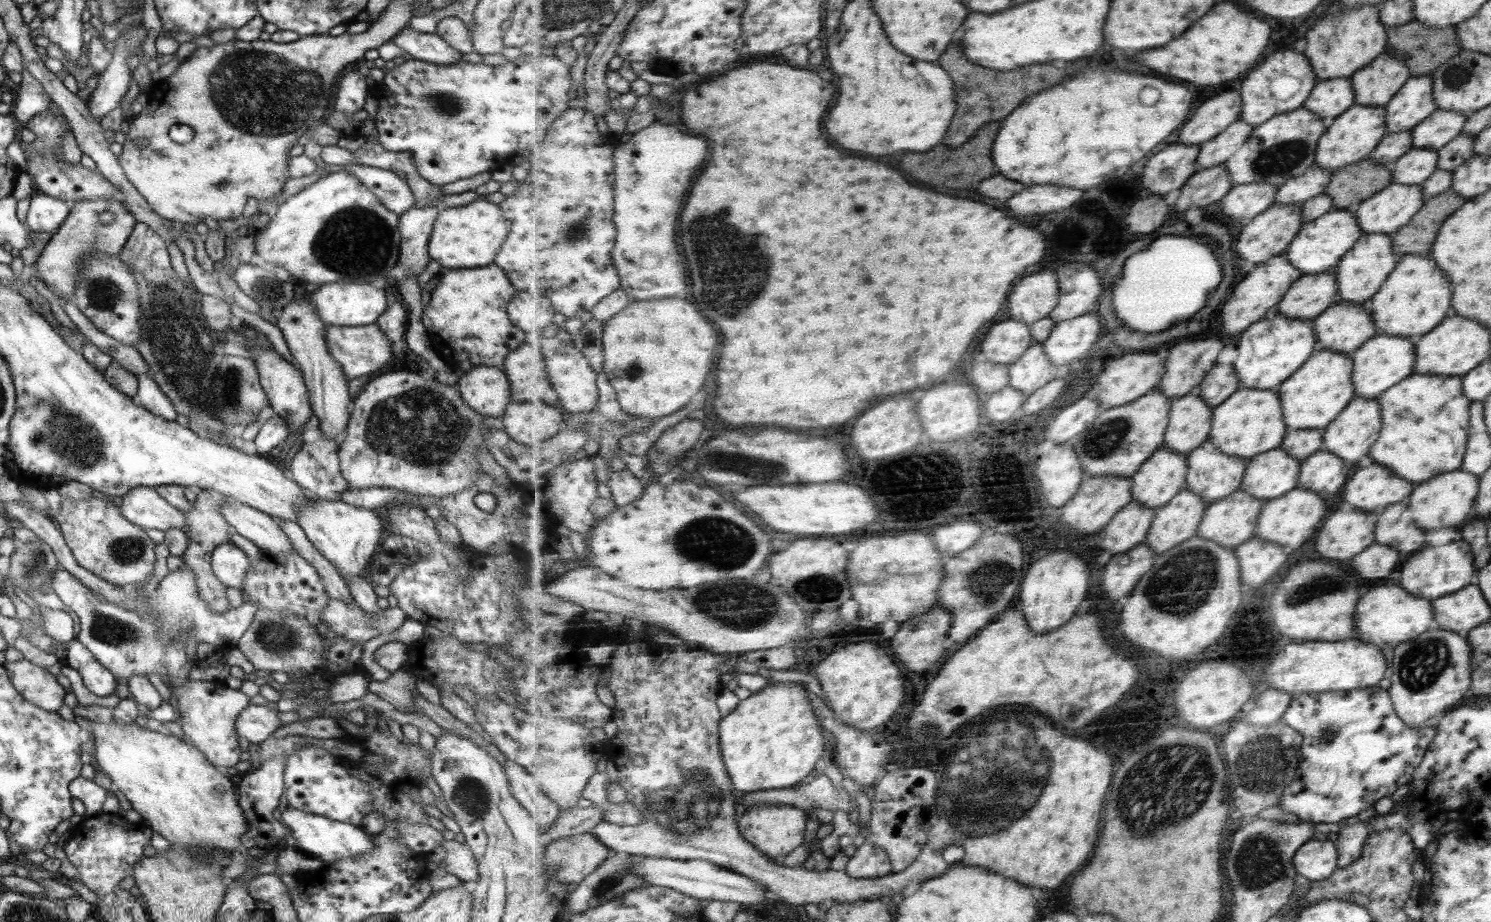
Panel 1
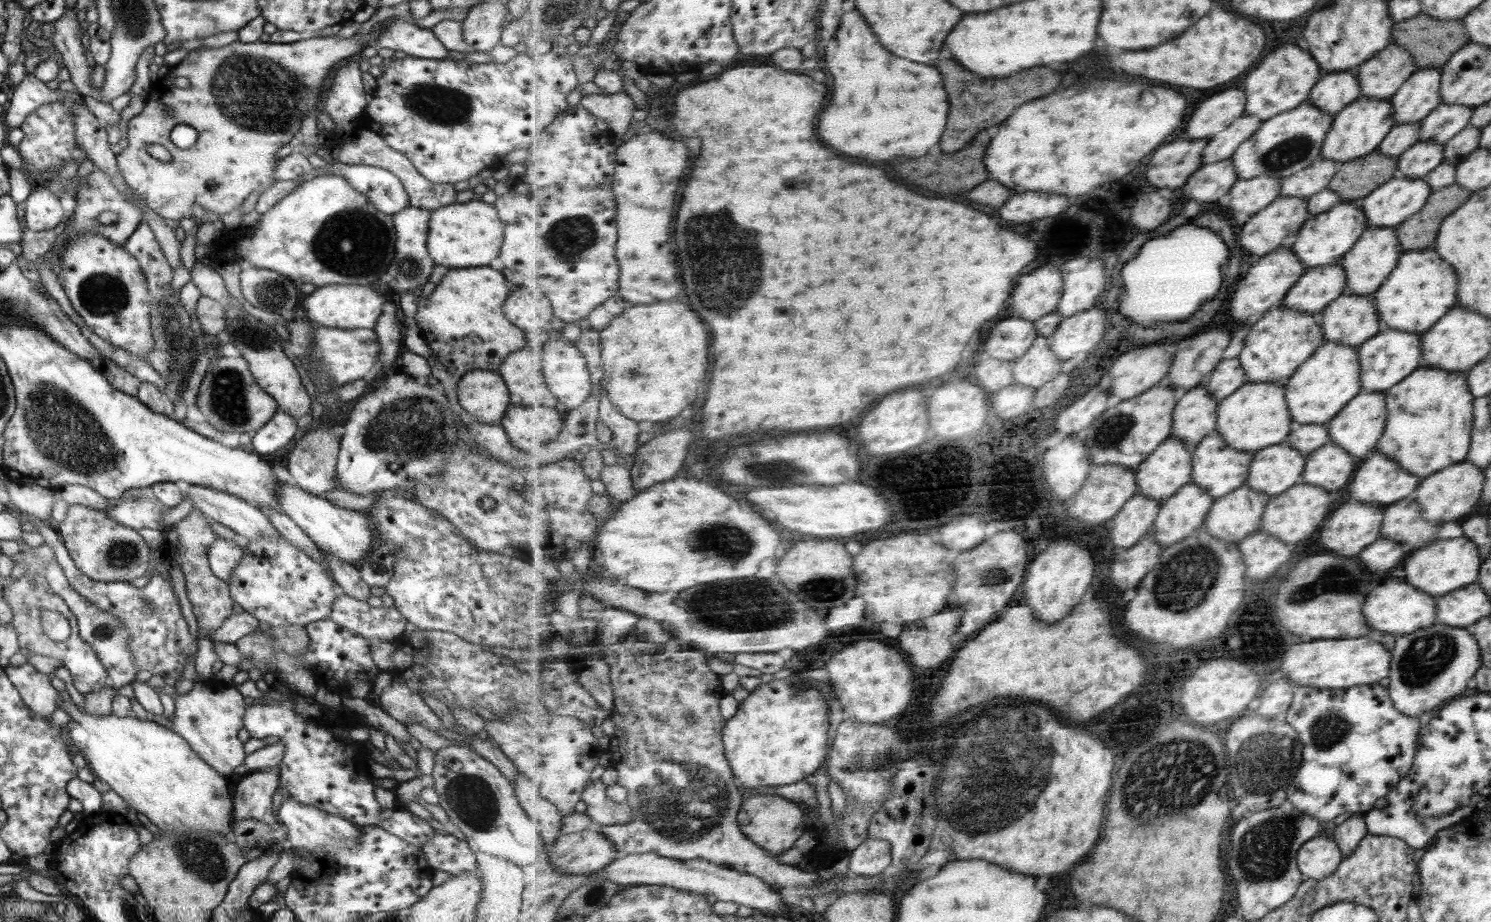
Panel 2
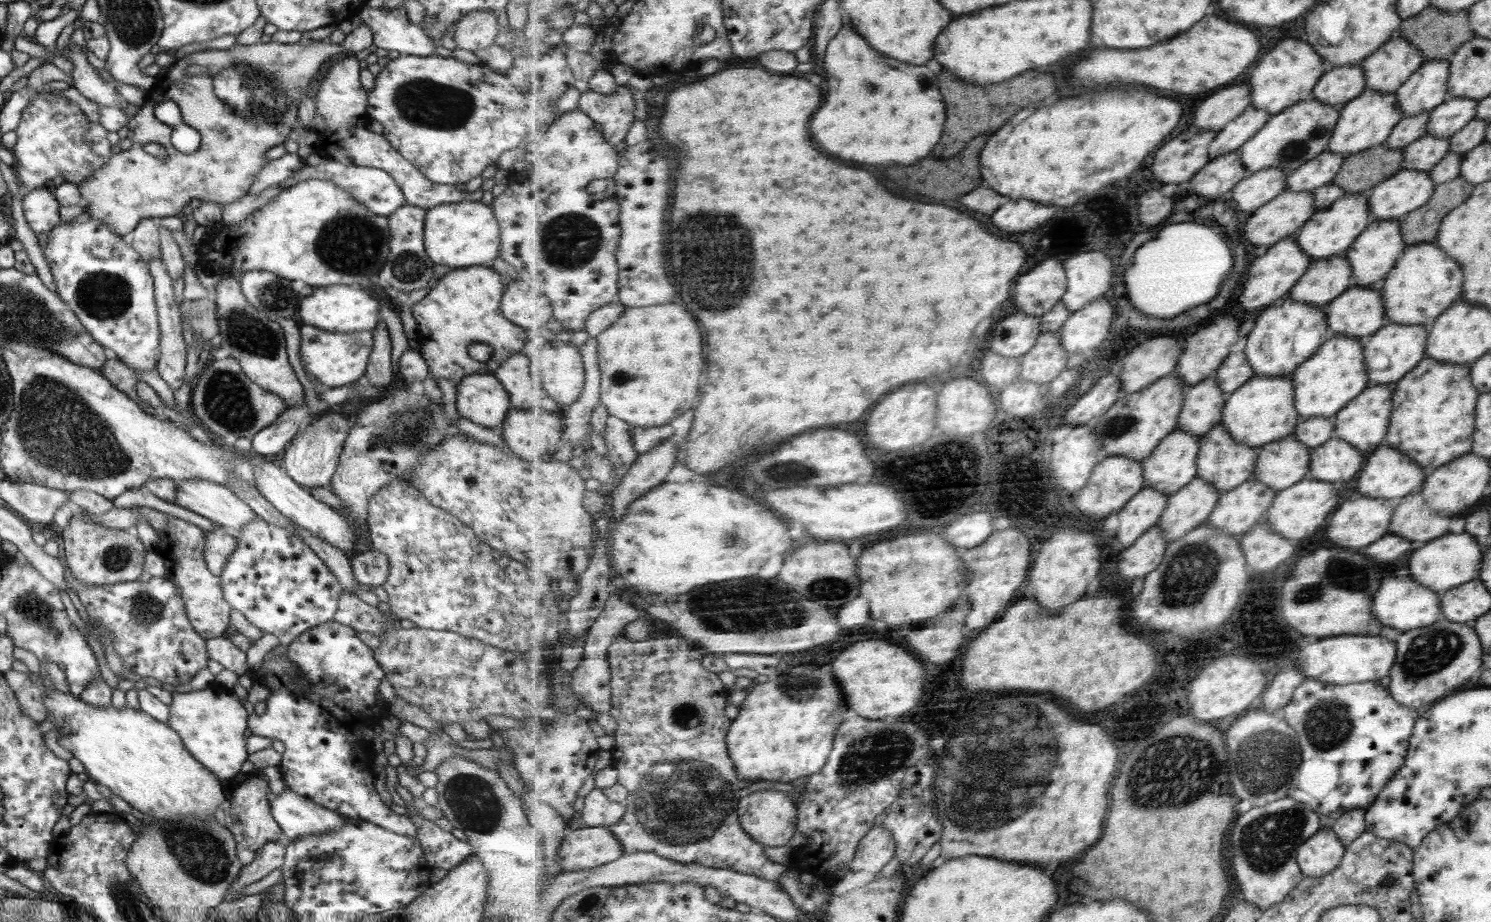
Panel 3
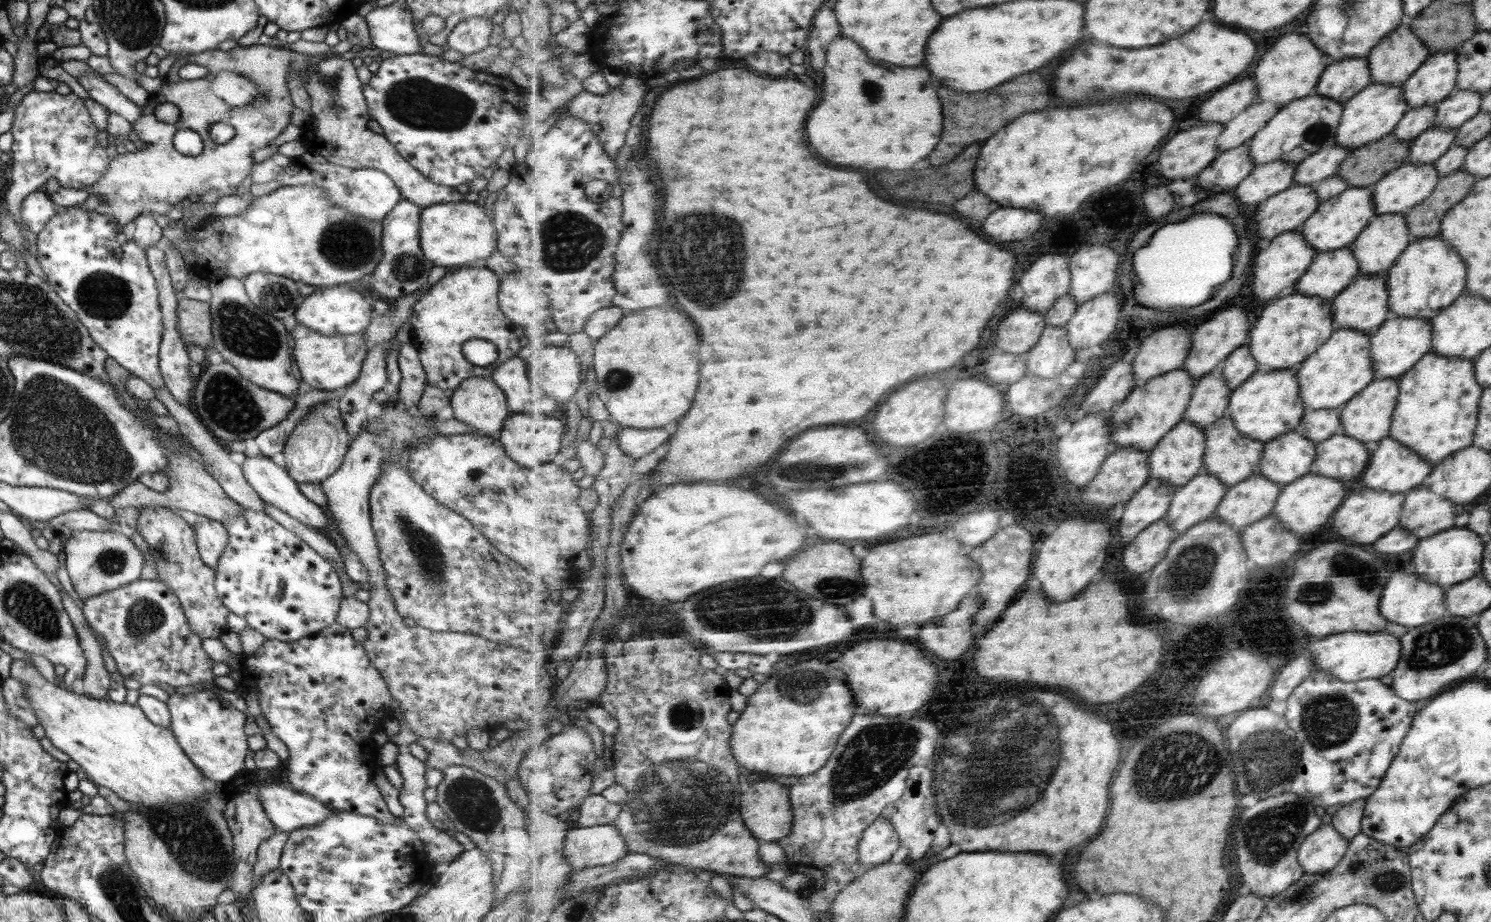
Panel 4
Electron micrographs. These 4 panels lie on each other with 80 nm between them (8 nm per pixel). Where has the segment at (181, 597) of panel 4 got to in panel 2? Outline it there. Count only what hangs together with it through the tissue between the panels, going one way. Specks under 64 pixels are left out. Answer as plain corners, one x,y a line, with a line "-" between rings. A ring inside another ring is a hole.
192,508
189,515
177,521
175,532
178,535
178,550
174,556
186,581
186,591
194,616
198,621
198,638
207,638
213,634
213,630
218,630
226,619
232,617
233,601
230,597
230,588
227,582
217,578
210,569
208,552
212,543
216,542
216,537
210,528
211,520
203,512

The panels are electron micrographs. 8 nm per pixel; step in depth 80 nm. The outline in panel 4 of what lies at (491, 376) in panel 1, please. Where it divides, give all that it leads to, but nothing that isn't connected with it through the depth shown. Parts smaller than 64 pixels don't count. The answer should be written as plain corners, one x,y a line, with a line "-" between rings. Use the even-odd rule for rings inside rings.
472,376
449,397
448,415
487,437
497,438
510,415
505,394
492,378

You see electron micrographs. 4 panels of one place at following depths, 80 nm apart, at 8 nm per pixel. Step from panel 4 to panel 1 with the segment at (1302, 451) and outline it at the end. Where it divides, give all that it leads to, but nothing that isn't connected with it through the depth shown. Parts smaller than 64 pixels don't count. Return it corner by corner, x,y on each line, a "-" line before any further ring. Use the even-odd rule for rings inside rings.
1284,448
1250,458
1241,490
1264,502
1284,497
1301,486
1302,463

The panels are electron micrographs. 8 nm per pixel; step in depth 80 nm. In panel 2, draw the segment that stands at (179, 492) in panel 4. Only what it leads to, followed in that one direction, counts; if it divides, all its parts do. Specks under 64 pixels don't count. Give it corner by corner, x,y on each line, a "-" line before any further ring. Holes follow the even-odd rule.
190,485
186,492
192,500
192,508
203,512
211,520
220,522
222,526
229,528
234,534
244,536
250,543
253,543
254,539
262,538
262,536
272,539
281,537
271,525
268,517
252,502
245,501
243,498
214,487

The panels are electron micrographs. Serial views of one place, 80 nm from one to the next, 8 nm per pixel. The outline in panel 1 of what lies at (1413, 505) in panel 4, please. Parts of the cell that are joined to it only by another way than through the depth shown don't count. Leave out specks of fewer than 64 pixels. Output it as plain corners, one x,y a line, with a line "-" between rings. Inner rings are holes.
1406,502
1388,505
1379,512
1378,524
1375,526
1374,543
1388,546
1398,554
1408,554
1420,550
1426,542
1427,530
1419,527
1411,517

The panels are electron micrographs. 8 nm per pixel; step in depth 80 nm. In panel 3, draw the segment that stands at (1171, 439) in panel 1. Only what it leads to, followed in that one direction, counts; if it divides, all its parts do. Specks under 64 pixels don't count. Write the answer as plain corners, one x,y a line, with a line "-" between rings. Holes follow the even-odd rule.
1216,377
1188,387
1180,429
1202,438
1223,422
1227,399

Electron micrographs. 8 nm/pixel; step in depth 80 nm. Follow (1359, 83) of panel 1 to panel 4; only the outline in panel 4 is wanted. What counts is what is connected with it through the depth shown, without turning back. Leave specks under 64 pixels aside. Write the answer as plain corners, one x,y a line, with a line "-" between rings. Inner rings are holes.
1405,19
1373,46
1366,62
1374,84
1402,87
1430,55
1429,48
1413,33

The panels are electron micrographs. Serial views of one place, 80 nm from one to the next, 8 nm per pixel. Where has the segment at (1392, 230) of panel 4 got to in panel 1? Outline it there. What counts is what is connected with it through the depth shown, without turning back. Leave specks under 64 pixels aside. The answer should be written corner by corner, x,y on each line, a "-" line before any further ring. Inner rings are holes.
1365,232
1357,244
1349,249
1349,252
1341,258
1337,265
1337,283
1340,287
1340,301
1346,301
1353,305
1368,305
1368,301
1385,284
1388,275
1394,270
1398,257
1392,250
1389,234

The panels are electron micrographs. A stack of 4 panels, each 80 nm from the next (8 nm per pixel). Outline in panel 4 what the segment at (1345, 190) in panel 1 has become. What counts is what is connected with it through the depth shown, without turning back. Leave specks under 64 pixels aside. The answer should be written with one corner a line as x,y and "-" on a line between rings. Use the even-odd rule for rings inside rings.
1393,133
1386,134
1386,137
1382,137
1380,141
1369,142
1368,145
1352,150
1346,160
1342,162
1337,174
1350,187
1371,188
1387,172
1406,163
1409,158
1410,145
1410,142
1401,141

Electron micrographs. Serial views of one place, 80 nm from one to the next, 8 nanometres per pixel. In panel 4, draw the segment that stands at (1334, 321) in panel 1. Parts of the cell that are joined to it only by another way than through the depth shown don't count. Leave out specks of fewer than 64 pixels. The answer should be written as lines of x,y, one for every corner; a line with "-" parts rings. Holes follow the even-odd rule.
1361,273
1332,299
1334,320
1337,320
1342,329
1364,331
1372,334
1386,320
1389,309
1389,290
1385,275
1362,275

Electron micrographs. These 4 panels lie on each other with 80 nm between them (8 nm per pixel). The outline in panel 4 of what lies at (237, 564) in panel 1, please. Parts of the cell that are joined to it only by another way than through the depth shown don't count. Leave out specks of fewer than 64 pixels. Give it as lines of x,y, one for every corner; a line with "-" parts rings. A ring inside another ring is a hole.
200,517
193,529
202,562
212,570
216,570
218,557
228,544
228,533
226,533
225,526
220,521

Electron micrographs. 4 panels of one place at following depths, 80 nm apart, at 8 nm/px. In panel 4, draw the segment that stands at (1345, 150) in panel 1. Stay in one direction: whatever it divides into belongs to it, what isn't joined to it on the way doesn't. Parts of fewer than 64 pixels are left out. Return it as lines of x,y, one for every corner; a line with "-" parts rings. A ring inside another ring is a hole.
1373,82
1356,97
1346,101
1343,106
1344,113
1341,116
1341,125
1337,129
1336,144
1351,151
1368,145
1369,142
1380,141
1386,134
1393,133
1404,113
1410,108
1404,98
1402,87

